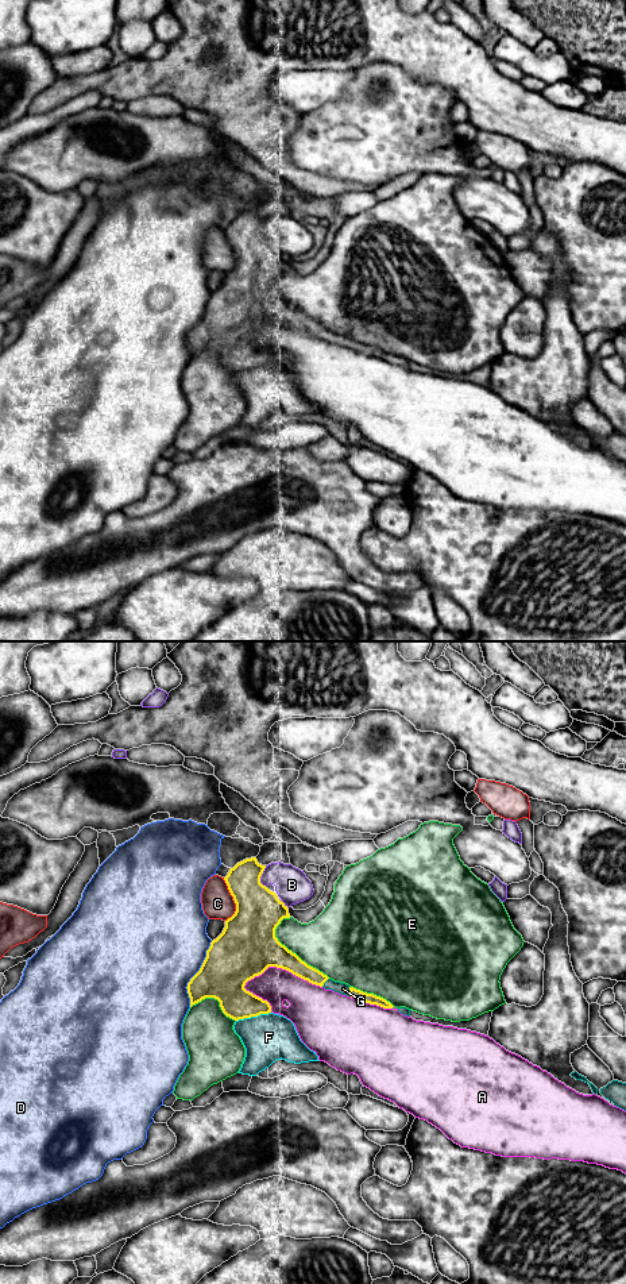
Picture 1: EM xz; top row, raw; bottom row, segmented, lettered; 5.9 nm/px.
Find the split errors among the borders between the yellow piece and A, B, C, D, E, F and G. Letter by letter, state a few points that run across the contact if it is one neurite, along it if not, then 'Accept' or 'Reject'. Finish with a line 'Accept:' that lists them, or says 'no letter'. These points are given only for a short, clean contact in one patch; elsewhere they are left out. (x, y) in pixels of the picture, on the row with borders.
A: Reject
B: Reject
C: Reject
D: Reject
E: Reject
F: Reject
G: Accept
Accept: G

